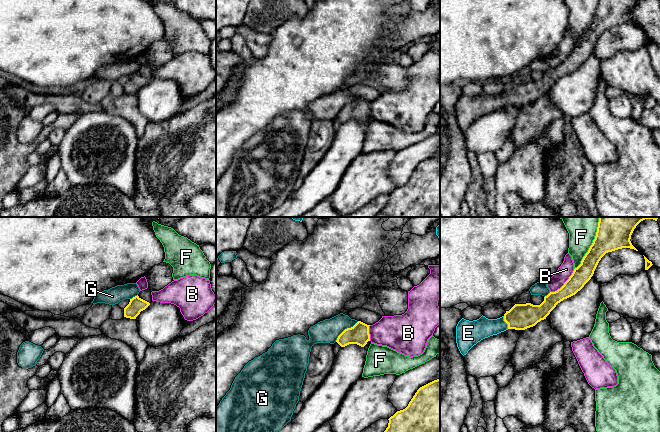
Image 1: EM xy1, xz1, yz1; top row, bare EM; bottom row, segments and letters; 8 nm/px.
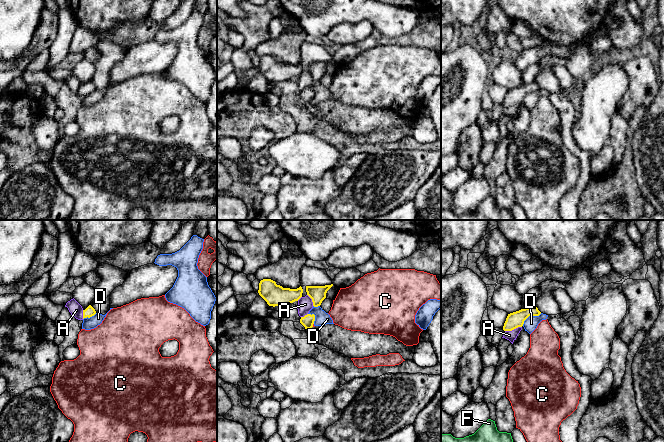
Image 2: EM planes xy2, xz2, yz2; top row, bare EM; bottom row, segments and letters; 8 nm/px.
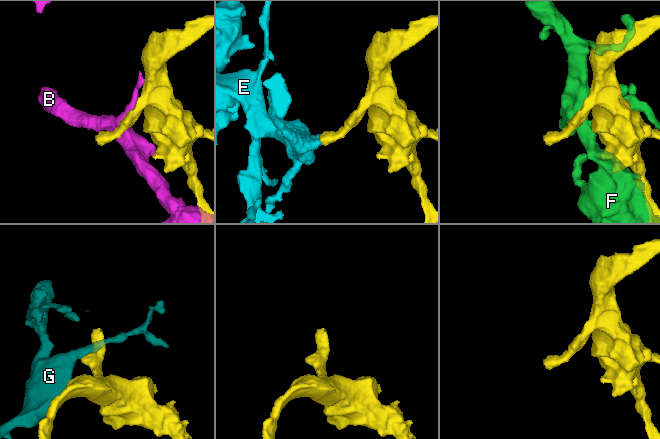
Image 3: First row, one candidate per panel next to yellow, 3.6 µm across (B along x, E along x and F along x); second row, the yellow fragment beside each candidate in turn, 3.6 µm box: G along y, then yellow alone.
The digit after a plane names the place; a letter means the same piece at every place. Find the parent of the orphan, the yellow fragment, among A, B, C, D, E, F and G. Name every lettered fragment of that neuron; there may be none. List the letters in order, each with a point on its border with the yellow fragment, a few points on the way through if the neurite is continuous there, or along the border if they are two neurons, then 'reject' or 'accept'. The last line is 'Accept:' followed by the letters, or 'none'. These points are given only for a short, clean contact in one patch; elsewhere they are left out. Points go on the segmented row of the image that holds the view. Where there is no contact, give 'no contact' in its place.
A: contact yz2 (513, 329); border yz2 (521, 326), (505, 331); reject
B: contact yz1 (564, 283); reject
C: contact xz2 (312, 325); reject
D: contact yz2 (530, 315); border yz2 (541, 313), (529, 316), (522, 325); reject
E: contact yz1 (506, 322); way yz1 (521, 316), (506, 322), (476, 330); accept
F: contact yz1 (592, 244); reject
G: contact xz1 (345, 329); border xz1 (358, 321), (352, 326), (347, 327), (335, 341); reject
Accept: E

